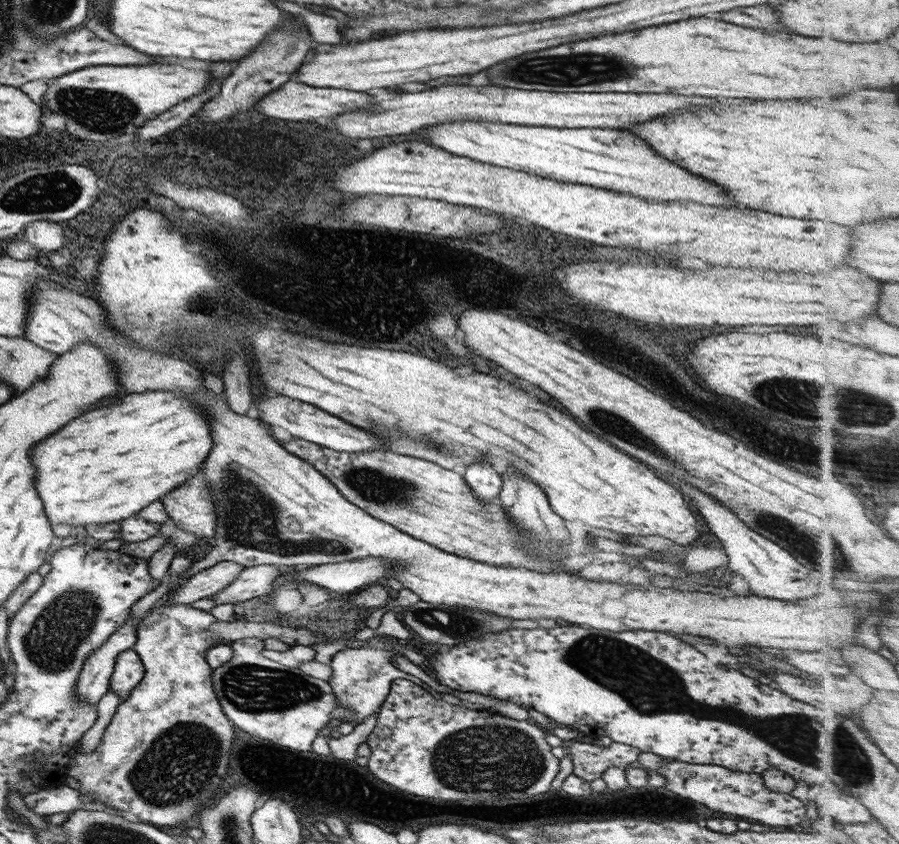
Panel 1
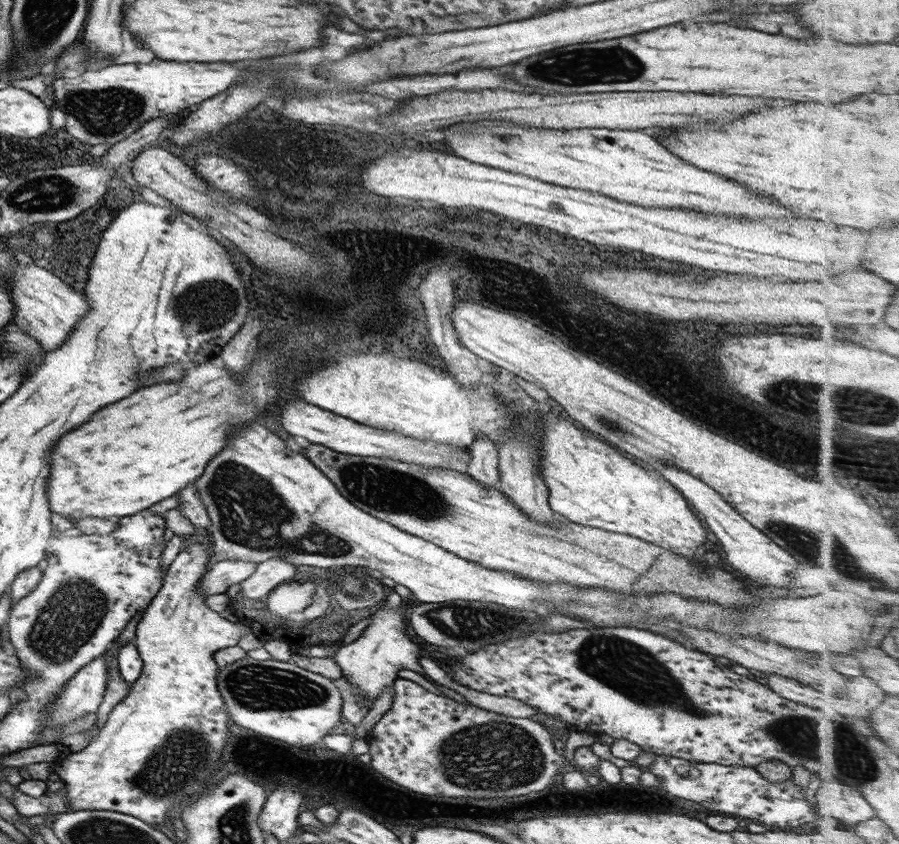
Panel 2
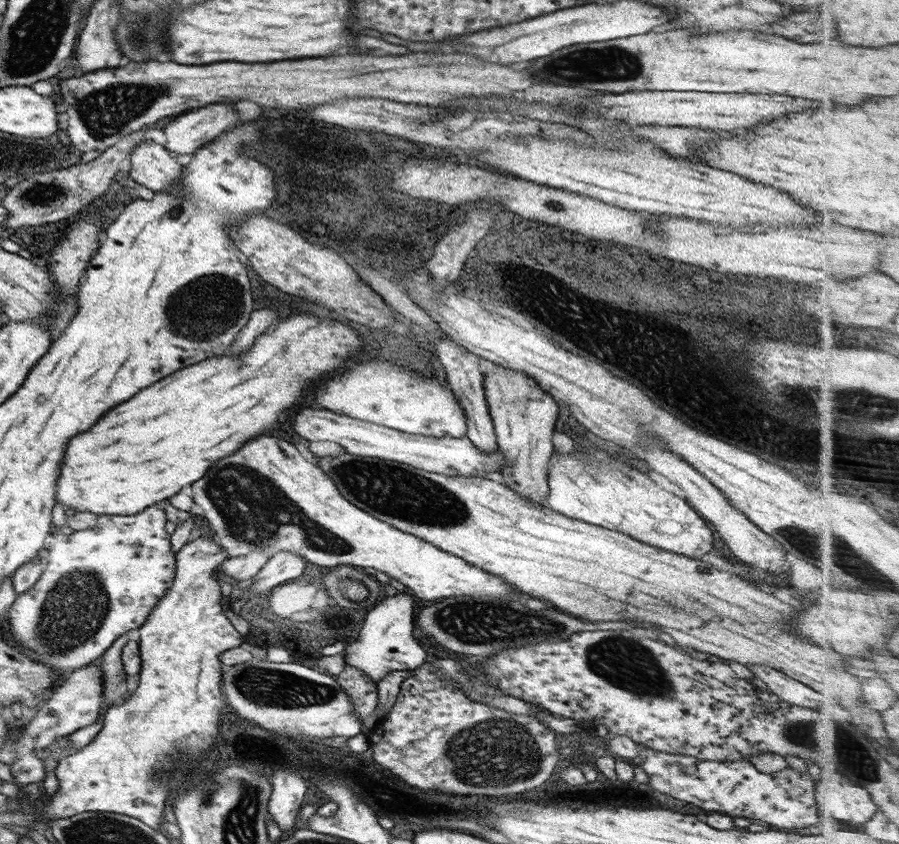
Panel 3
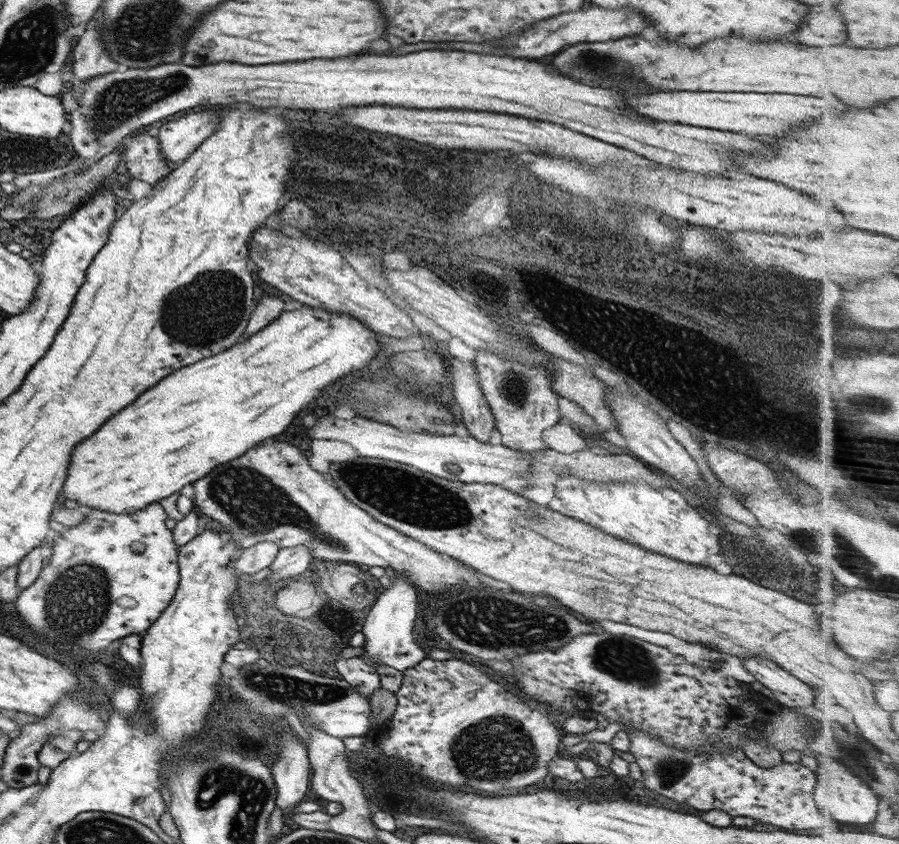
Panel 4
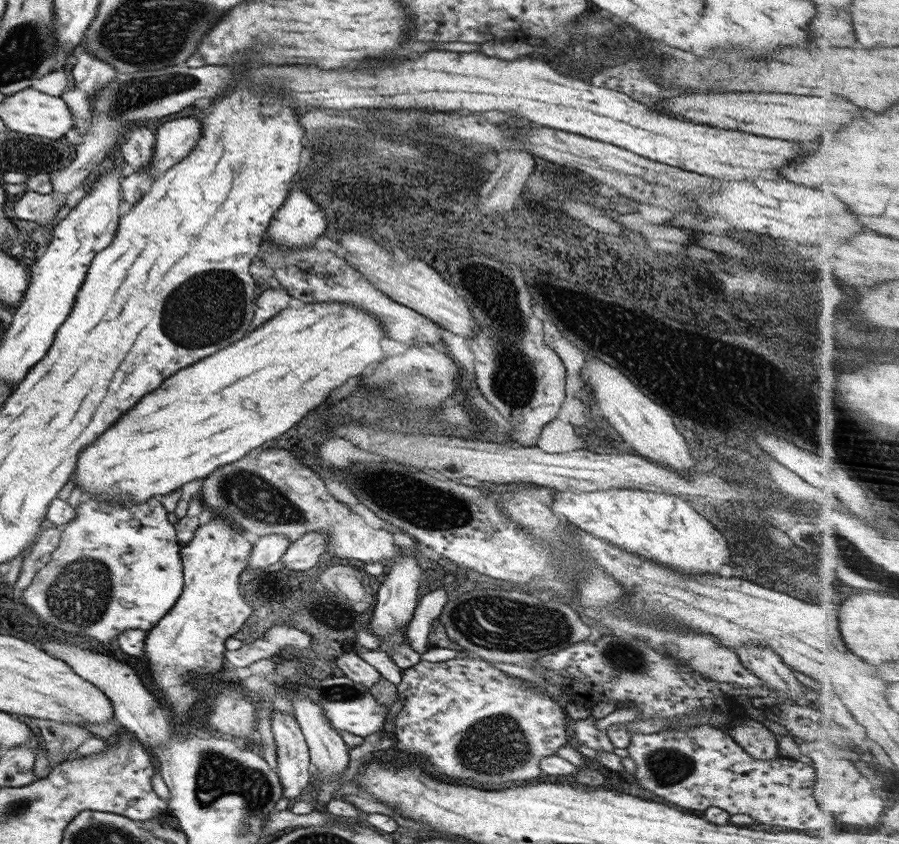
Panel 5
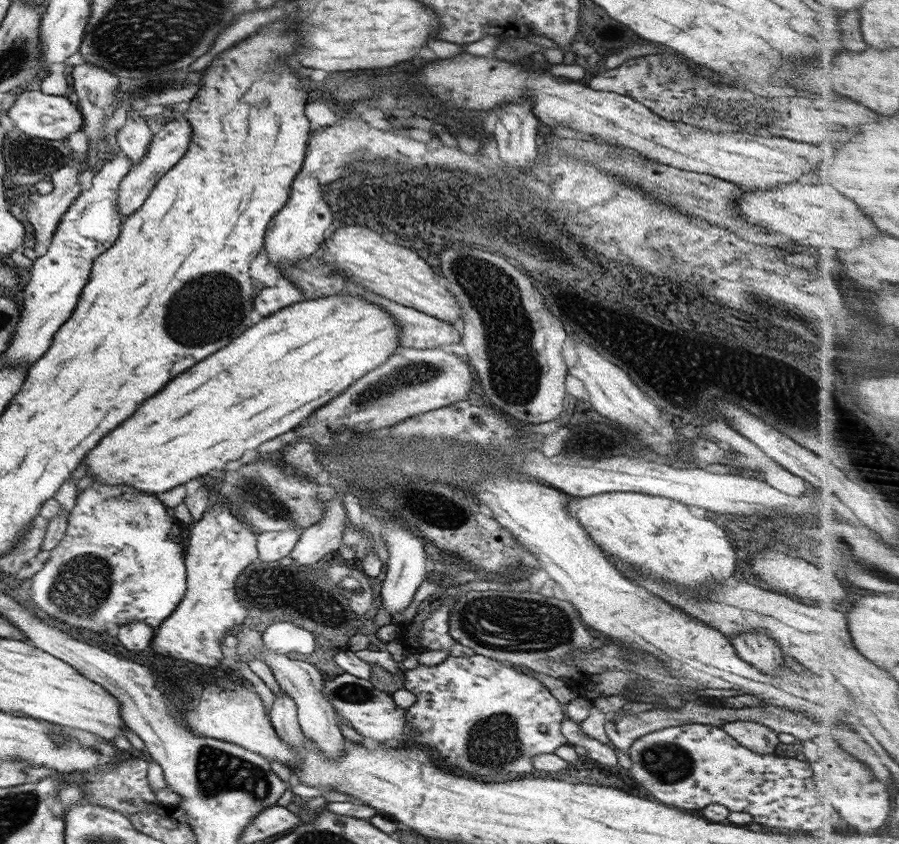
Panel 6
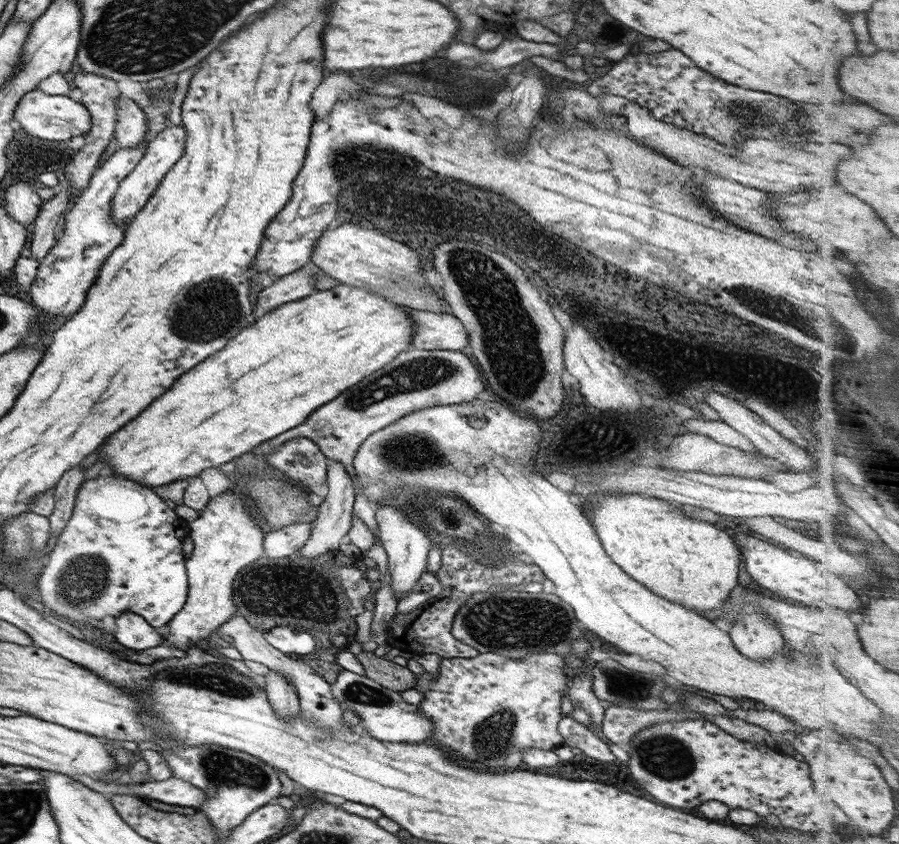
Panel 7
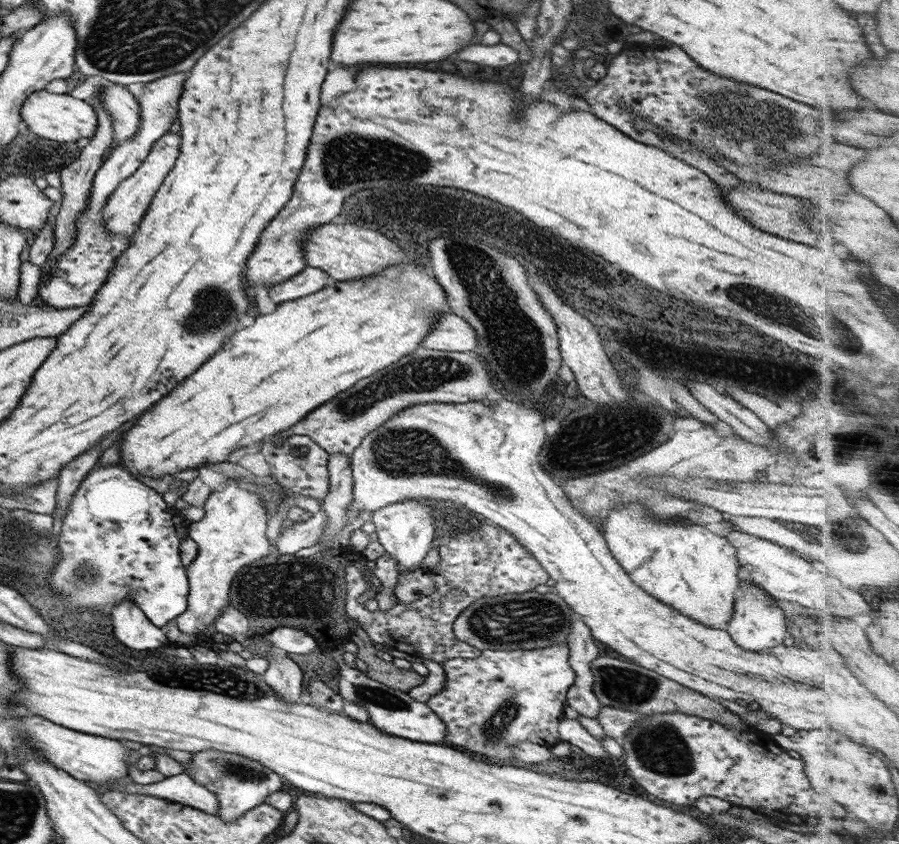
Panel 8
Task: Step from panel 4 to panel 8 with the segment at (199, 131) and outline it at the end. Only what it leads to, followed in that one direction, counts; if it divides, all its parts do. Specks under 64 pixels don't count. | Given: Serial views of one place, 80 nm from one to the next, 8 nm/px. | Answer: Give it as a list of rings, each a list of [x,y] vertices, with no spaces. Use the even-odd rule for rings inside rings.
[[[166,132],[161,138],[153,142],[153,147],[149,149],[147,157],[141,161],[140,167],[131,176],[122,180],[107,197],[103,208],[100,210],[100,219],[103,222],[103,227],[108,229],[109,233],[115,233],[115,235],[127,238],[133,237],[133,233],[137,231],[137,226],[145,214],[155,191],[173,166],[177,156],[179,156],[180,144],[180,135],[178,133]]]

